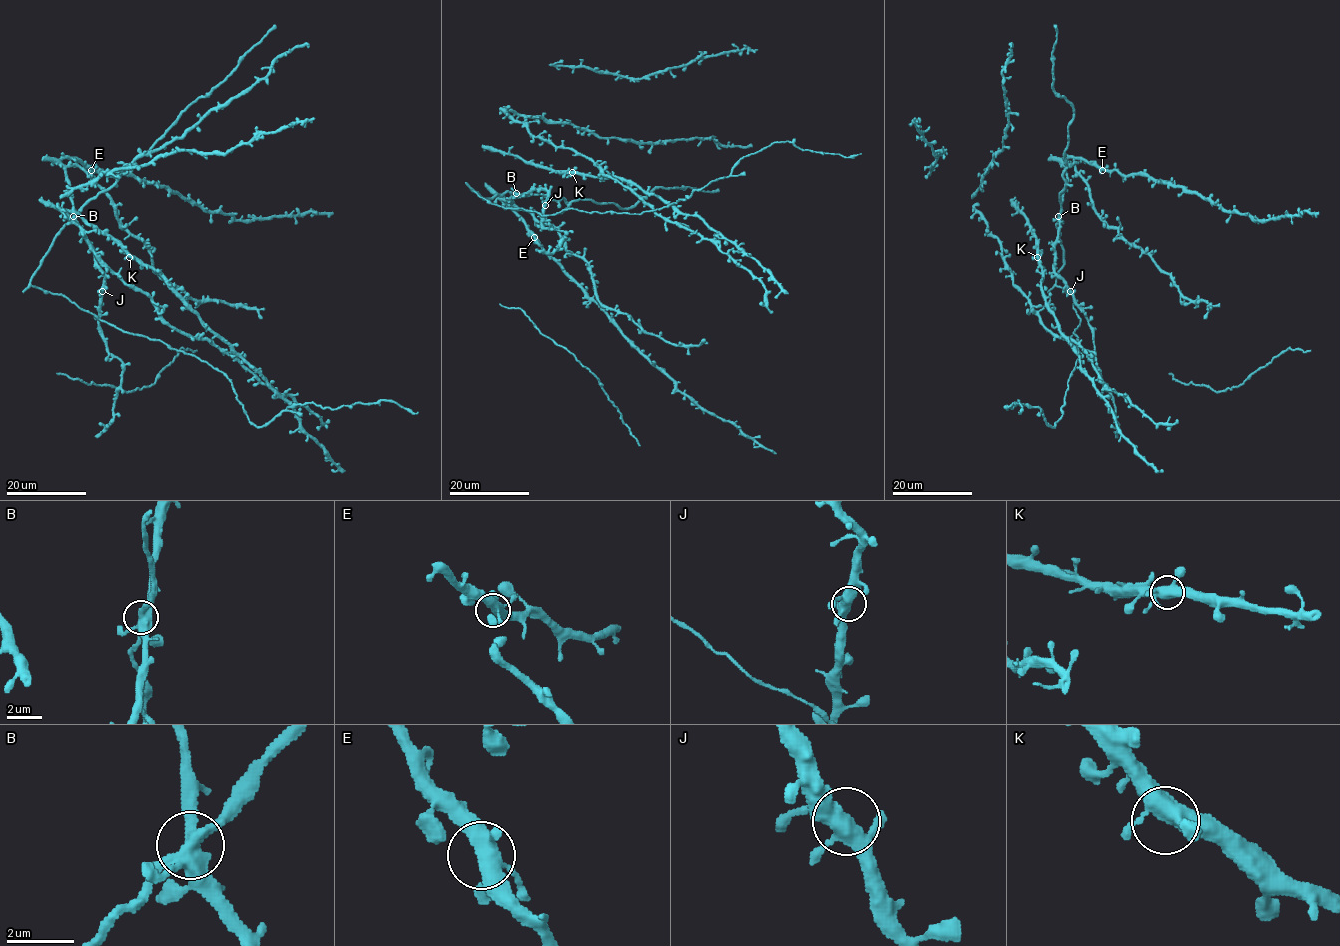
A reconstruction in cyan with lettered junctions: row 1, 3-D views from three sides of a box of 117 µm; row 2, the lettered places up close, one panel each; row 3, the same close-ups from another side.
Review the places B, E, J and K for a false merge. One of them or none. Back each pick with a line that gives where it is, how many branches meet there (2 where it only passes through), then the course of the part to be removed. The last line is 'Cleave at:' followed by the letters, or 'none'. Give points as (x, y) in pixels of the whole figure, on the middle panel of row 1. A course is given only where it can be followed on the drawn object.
Cleave at: none

